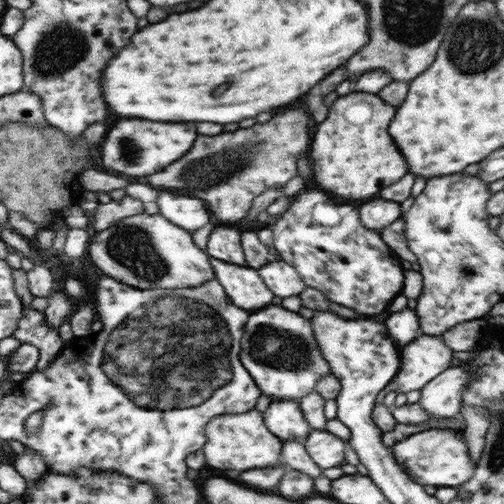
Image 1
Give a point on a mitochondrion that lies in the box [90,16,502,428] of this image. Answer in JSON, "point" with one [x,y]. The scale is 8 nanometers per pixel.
{"point":[187,346]}

